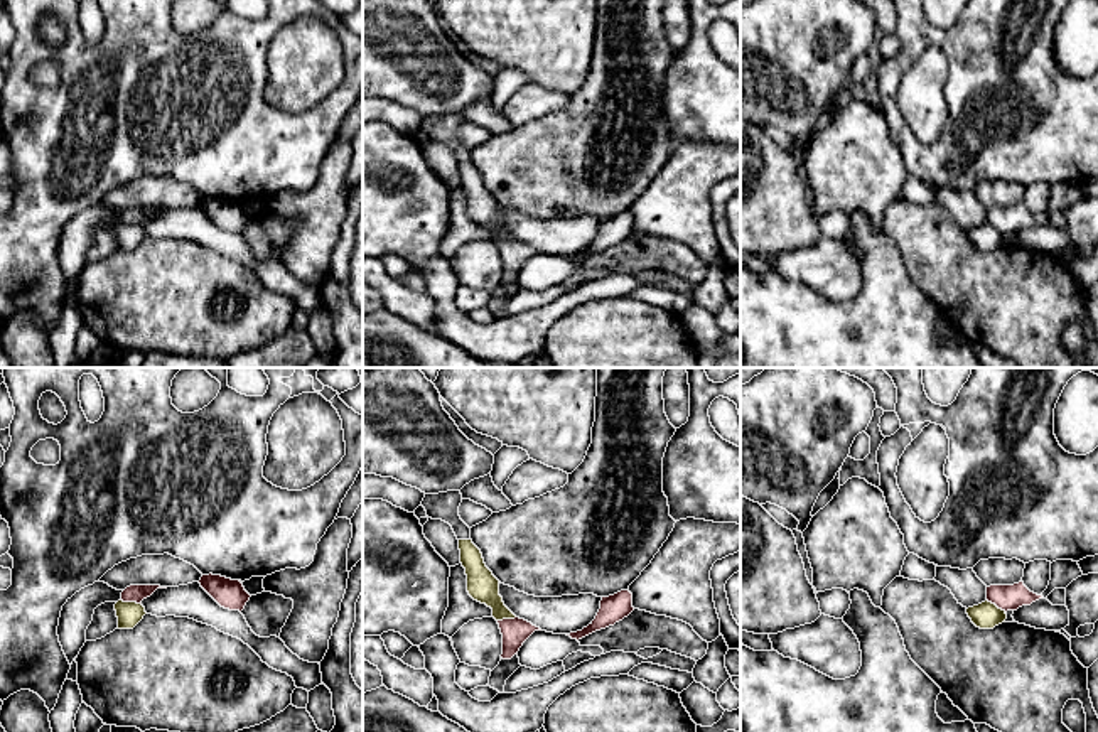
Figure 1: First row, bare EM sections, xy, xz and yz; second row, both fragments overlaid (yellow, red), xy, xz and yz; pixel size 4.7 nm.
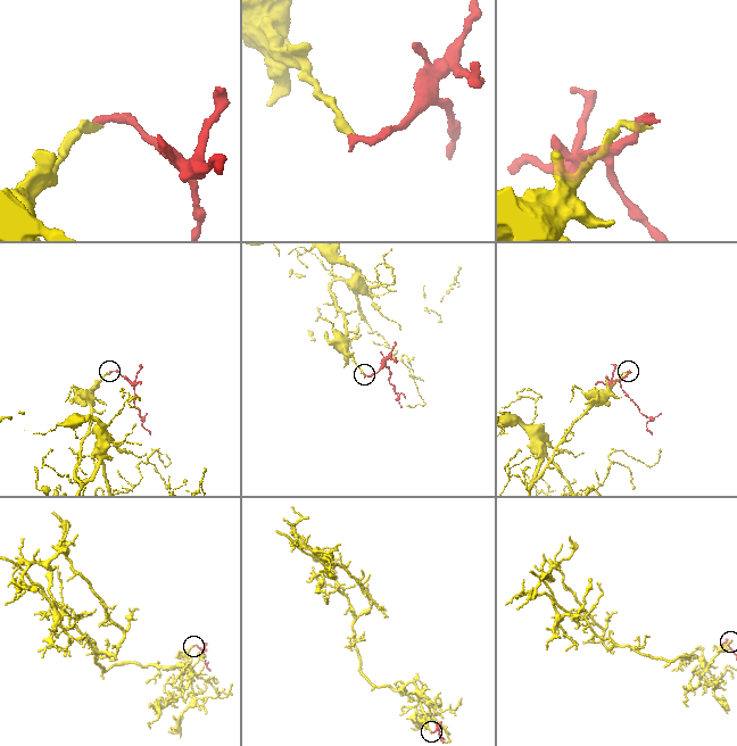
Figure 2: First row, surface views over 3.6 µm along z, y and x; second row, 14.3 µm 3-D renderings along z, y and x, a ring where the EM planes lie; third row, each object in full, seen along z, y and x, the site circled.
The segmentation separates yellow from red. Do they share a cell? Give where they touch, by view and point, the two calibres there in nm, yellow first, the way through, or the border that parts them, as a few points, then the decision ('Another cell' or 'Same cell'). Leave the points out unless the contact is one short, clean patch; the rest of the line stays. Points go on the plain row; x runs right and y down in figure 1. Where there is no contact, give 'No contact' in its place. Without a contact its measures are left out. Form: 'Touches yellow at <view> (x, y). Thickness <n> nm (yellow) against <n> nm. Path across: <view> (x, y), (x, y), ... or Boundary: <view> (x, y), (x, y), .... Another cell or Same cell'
Touches yellow at xy (130, 225). Thickness 120 nm (yellow) against 80 nm. Boundary: xy (120, 221), (140, 226). Another cell

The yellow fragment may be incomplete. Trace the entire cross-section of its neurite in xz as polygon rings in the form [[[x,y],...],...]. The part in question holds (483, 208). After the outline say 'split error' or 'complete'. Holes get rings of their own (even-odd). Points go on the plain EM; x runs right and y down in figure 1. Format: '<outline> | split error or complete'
[[[459,162],[460,186],[467,197],[469,218],[492,231],[496,243],[514,241],[516,238],[504,228],[499,218],[499,202],[486,189],[481,172],[472,162]]] | complete

